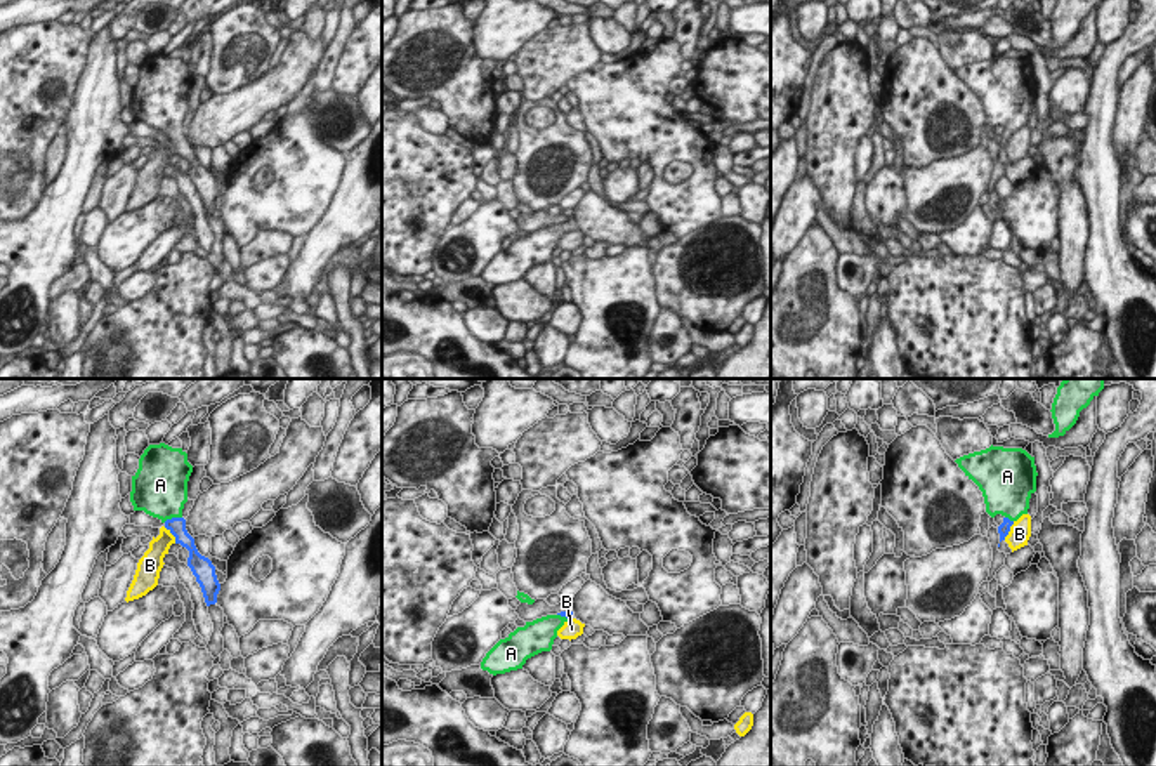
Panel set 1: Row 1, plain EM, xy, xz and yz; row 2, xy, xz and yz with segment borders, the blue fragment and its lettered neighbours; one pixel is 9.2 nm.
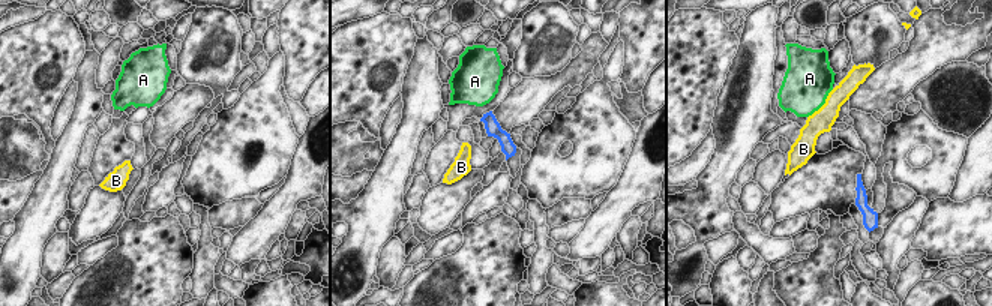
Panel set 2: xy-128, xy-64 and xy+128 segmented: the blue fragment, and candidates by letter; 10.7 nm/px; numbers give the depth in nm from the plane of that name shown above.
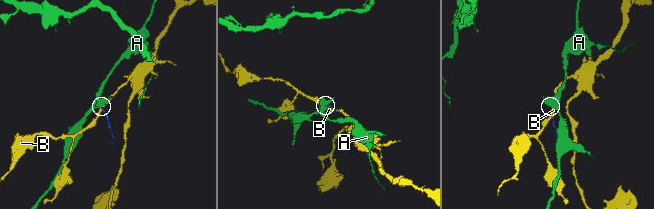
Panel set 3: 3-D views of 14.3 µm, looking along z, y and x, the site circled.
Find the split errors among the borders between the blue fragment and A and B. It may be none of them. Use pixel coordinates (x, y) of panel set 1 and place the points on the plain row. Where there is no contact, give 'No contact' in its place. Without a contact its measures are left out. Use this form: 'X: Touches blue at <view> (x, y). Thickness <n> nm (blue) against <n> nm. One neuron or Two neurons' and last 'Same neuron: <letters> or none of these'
A: Touches blue at xy (172, 129). Thickness 160 nm (blue) against 460 nm. One neuron
B: Touches blue at xy (172, 145). Thickness 160 nm (blue) against 180 nm. Two neurons
Same neuron: A

